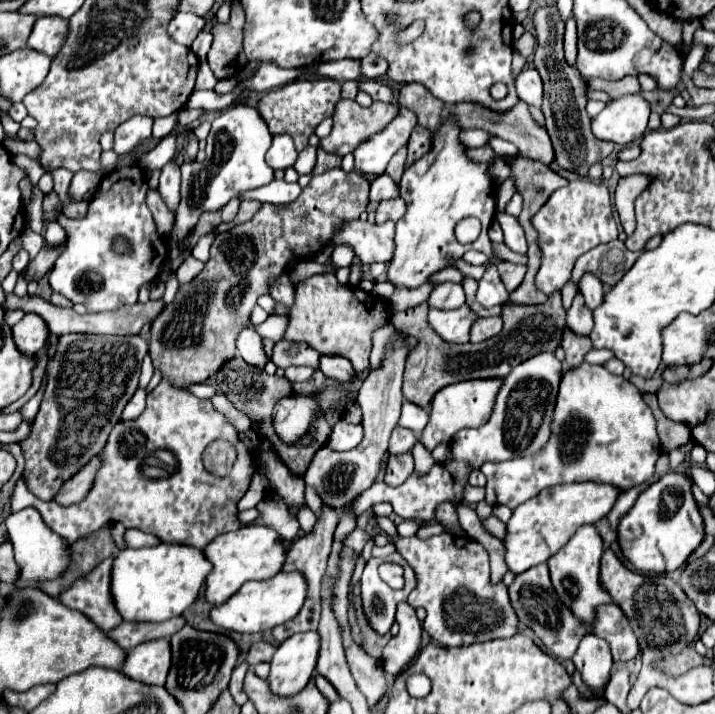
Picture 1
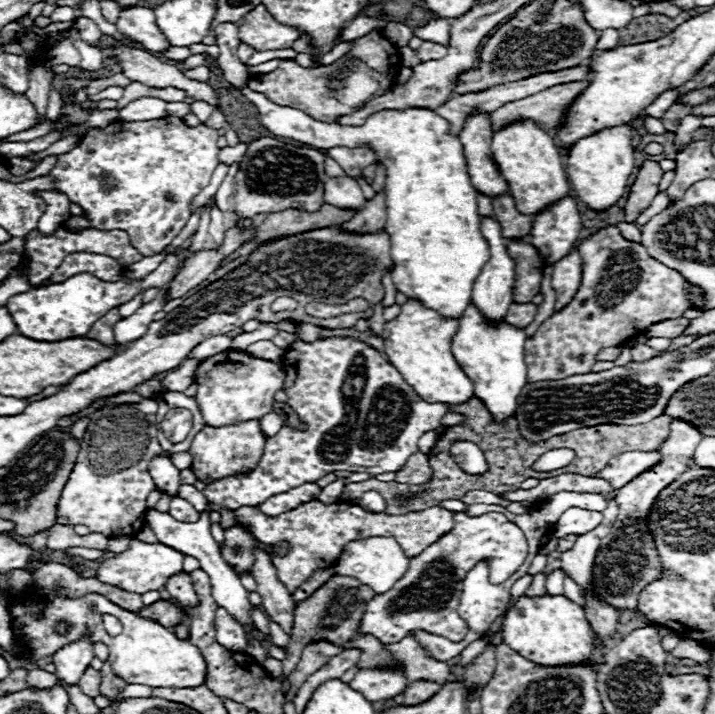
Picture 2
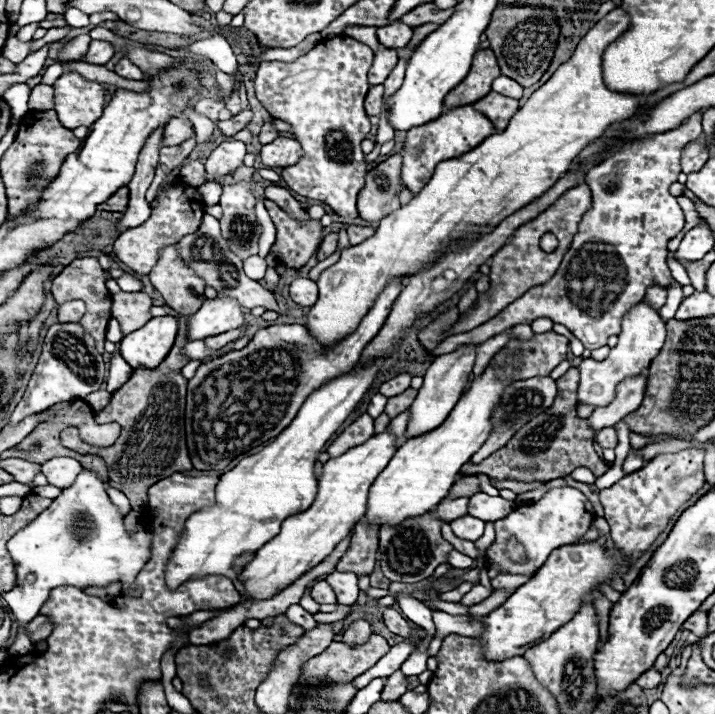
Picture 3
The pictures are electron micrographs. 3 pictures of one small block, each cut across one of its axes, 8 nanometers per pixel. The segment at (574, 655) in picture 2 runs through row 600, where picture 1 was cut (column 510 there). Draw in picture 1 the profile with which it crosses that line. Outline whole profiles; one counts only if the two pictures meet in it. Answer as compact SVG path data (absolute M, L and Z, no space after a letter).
M576 482L576 484L560 484L556 488L546 488L540 496L520 504L510 520L506 522L504 544L504 562L510 572L522 574L528 568L546 562L552 554L556 554L564 542L576 532L576 528L584 524L594 524L600 518L608 516L612 510L620 490L608 484L594 482Z

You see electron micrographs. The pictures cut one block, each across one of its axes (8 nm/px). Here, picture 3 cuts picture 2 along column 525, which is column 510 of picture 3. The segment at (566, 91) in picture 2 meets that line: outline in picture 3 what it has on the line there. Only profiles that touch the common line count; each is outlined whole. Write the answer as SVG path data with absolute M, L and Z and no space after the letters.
M490 92L488 96L484 96L484 100L478 100L472 106L494 124L496 132L502 132L508 126L510 116L520 108L518 100L512 100L498 92Z

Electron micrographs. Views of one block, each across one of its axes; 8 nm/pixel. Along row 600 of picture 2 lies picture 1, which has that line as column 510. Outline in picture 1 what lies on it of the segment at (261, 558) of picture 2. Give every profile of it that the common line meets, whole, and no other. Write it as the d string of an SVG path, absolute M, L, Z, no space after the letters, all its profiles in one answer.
M500 262L498 264L498 272L500 272L500 278L504 282L504 286L508 288L508 292L514 292L522 280L524 280L524 274L526 274L526 266L518 266L518 264L512 264L512 262Z

